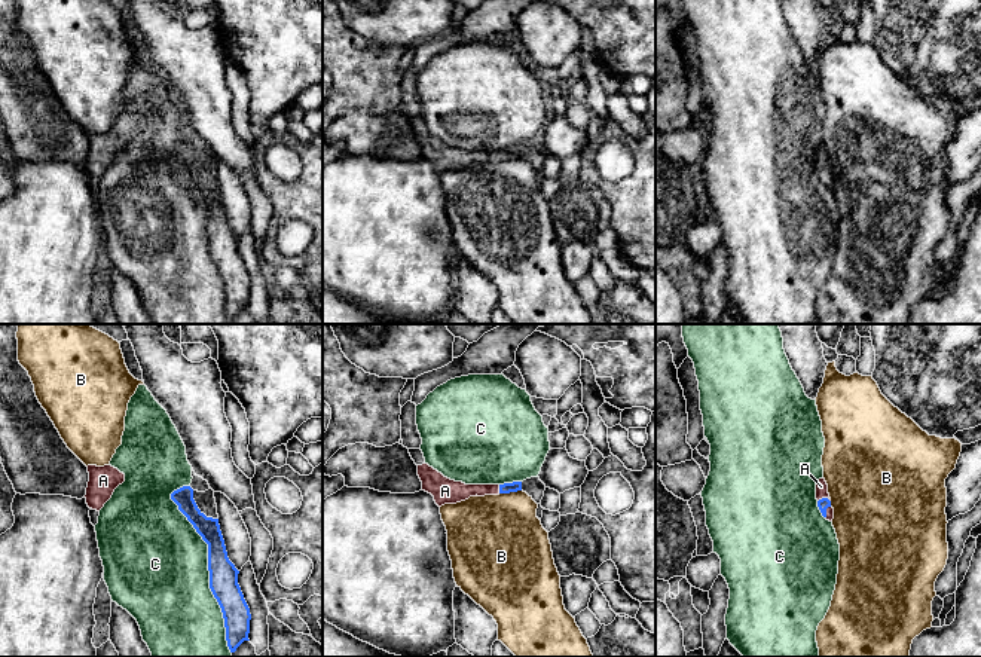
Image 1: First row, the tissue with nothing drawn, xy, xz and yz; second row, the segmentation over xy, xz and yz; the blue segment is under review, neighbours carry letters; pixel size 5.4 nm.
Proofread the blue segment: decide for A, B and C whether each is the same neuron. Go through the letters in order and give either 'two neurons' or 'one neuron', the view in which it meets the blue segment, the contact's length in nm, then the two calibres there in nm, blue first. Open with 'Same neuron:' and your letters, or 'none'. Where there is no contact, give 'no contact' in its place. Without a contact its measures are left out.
Same neuron: A
A: one neuron | yz | 70 nm | 60/60 nm
B: two neurons | xz | 120 nm | 60/440 nm
C: two neurons | xy | 950 nm | 160/500 nm

